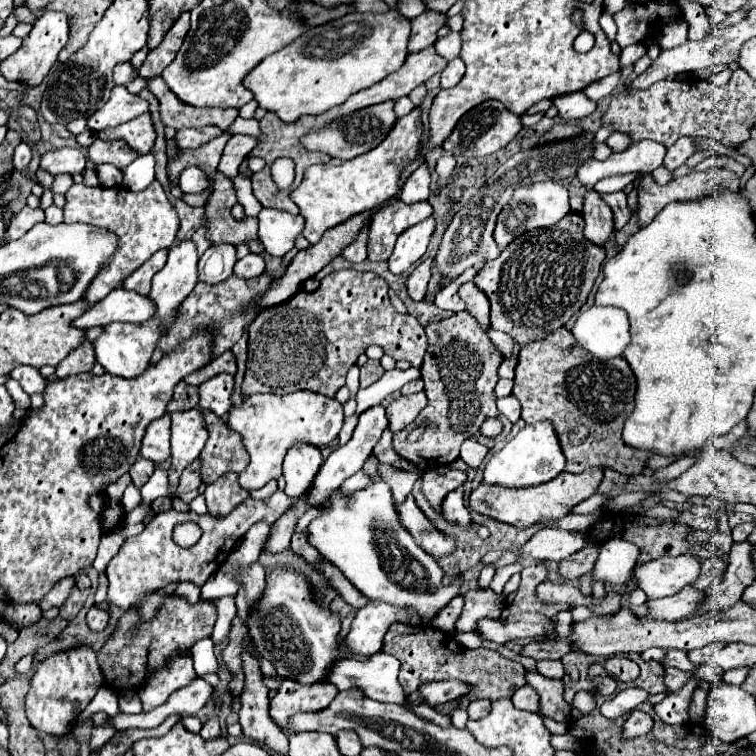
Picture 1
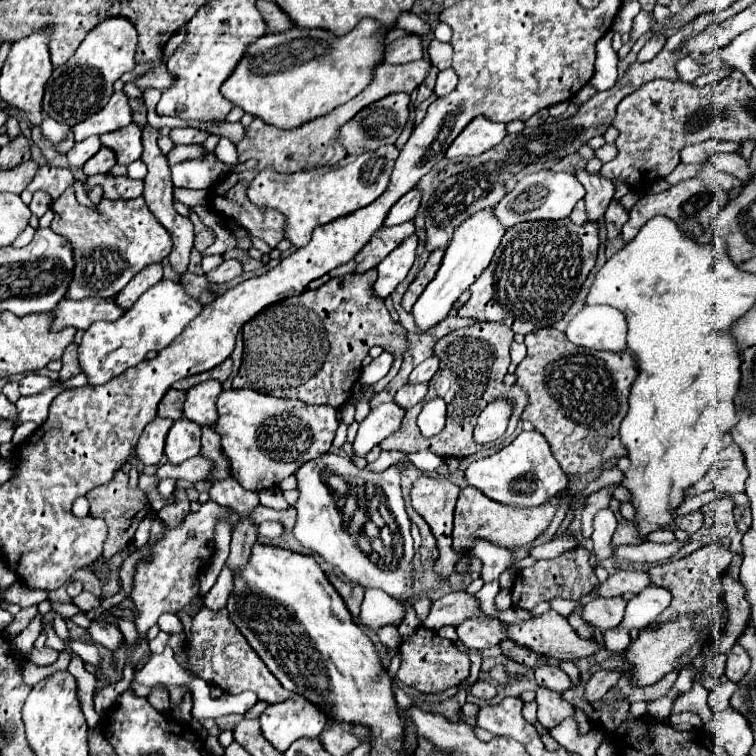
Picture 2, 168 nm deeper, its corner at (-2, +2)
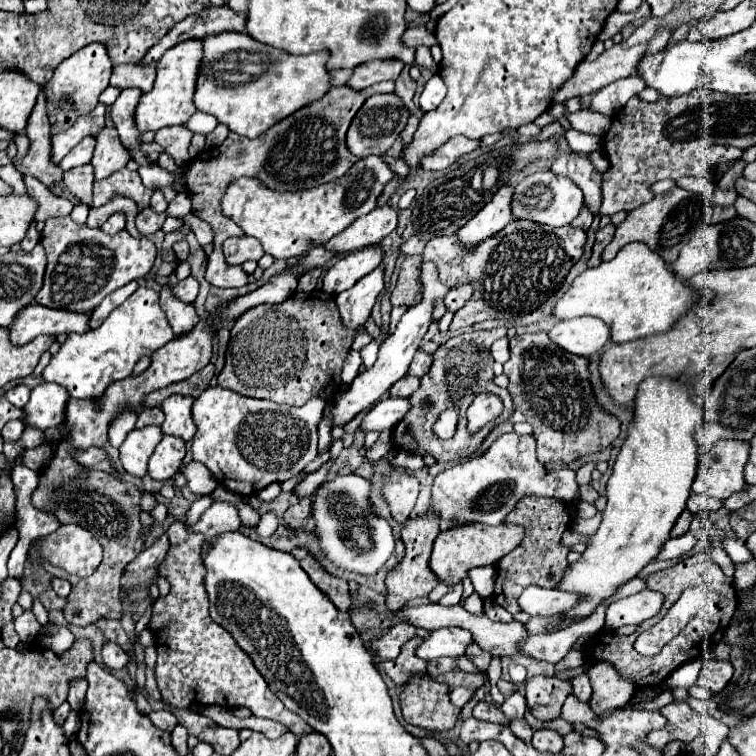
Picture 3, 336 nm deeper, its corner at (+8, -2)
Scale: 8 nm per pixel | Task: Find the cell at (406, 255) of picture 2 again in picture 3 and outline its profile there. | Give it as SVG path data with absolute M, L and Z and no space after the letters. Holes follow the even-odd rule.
M379 265L367 277L357 281L351 289L335 295L343 323L351 329L363 325L369 319L371 309L383 287L385 287L385 265Z

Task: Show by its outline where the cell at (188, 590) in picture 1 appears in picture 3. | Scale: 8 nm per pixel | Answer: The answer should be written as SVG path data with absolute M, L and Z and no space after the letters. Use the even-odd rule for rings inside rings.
M71 711L62 727L65 735L69 737L67 740L71 742L74 739L71 736L75 735L81 727L79 712Z

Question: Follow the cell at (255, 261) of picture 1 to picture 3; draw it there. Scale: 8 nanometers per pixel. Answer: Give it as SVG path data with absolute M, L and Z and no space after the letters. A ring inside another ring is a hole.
M189 275L187 279L179 281L179 283L173 287L173 293L175 293L181 301L185 301L185 303L193 303L195 297L197 297L197 293L199 293L199 281L197 281L193 275Z

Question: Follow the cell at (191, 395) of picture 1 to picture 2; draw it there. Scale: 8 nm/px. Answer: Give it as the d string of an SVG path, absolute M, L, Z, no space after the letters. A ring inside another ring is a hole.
M169 389L169 393L163 397L163 401L157 407L157 417L167 417L167 419L173 419L173 421L181 419L183 397L185 397L185 391Z

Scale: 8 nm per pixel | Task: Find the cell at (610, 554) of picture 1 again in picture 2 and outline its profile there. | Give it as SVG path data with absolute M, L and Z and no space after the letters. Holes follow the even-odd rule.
M673 541L665 545L657 543L647 543L647 545L621 545L613 551L617 559L625 559L631 563L663 563L671 559L685 543L683 541Z

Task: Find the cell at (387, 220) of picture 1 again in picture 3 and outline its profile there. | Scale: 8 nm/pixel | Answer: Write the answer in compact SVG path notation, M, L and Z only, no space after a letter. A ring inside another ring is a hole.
M371 245L359 251L353 251L341 257L323 279L323 291L327 293L341 293L353 287L361 277L371 273L383 259L383 249L379 245Z

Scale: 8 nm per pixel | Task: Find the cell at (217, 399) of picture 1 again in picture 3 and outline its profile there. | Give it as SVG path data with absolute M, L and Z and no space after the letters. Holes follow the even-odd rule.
M173 395L161 403L161 409L165 413L165 421L163 421L161 429L165 435L175 435L185 441L193 439L193 435L197 431L197 427L193 425L193 415L191 415L193 401L195 401L193 397Z

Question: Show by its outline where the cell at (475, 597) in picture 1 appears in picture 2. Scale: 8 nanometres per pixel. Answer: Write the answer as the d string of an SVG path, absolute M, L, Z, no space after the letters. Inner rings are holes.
M451 591L449 595L433 601L423 627L437 631L443 625L459 625L465 619L471 619L475 613L481 613L481 609L473 595L465 591Z

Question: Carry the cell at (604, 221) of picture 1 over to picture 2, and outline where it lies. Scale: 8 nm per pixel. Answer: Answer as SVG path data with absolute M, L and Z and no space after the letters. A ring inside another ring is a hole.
M575 169L573 173L575 173L577 181L587 191L585 203L587 203L587 215L589 215L589 219L591 221L599 221L605 215L605 211L607 211L613 195L615 195L613 183L609 179L605 179L603 175L589 173L585 169Z

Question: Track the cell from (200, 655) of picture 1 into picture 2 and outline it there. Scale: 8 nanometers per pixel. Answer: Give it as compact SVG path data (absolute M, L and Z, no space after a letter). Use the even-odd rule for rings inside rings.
M163 613L163 617L159 617L157 625L159 625L159 629L165 631L165 633L173 633L175 629L181 629L181 627L183 627L183 623L181 623L173 613Z

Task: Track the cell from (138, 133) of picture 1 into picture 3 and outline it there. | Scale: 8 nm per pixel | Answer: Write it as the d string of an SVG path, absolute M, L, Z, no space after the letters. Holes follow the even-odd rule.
M115 127L111 129L103 129L97 135L97 145L95 145L95 153L91 159L91 165L95 167L95 179L103 179L109 177L111 173L115 173L117 169L125 167L125 163L131 159L129 151L121 145L119 141L119 133Z

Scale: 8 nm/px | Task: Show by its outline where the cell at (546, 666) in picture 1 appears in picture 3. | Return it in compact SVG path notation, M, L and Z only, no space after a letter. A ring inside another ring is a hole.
M535 675L527 679L527 705L531 707L531 713L541 719L549 721L561 715L561 707L565 697L571 693L571 683L559 679L559 677L545 677Z

